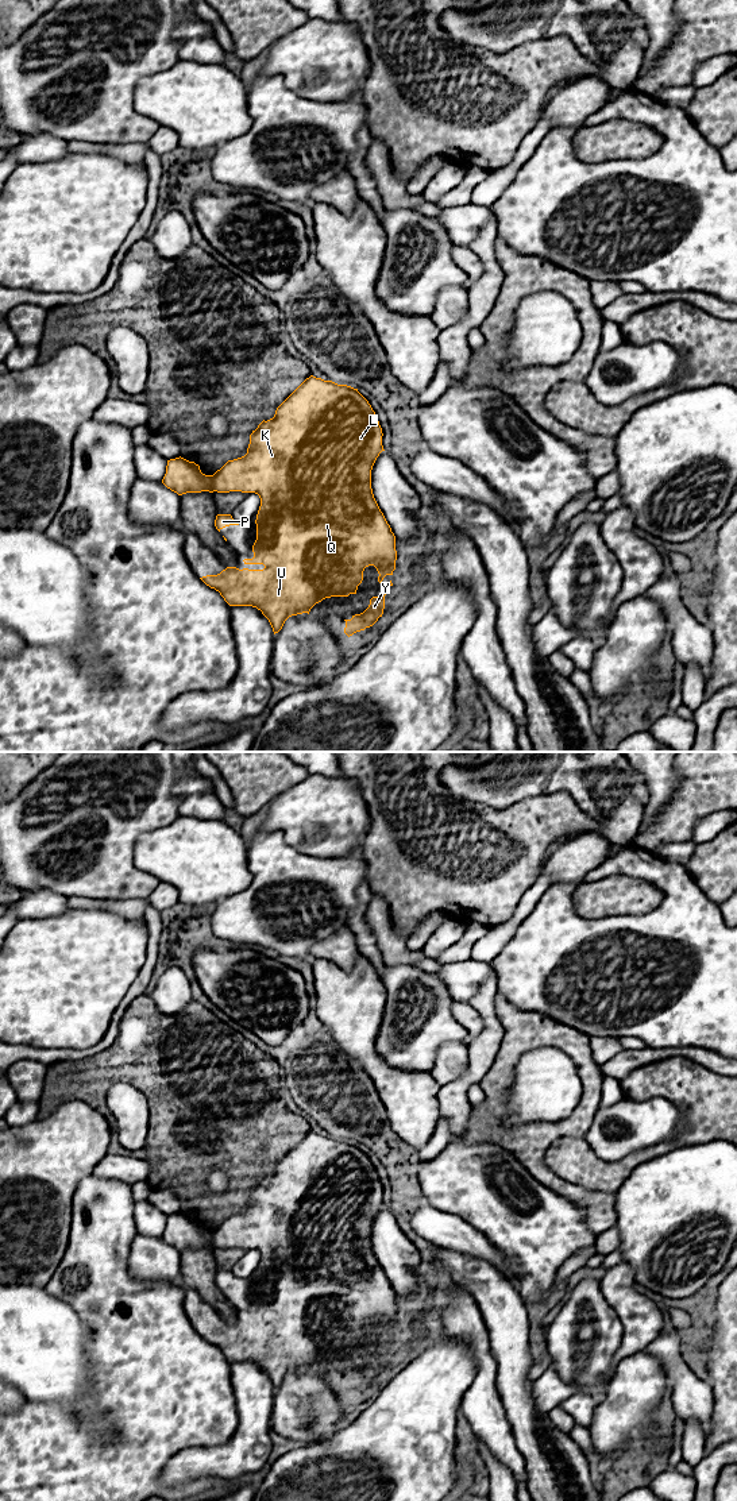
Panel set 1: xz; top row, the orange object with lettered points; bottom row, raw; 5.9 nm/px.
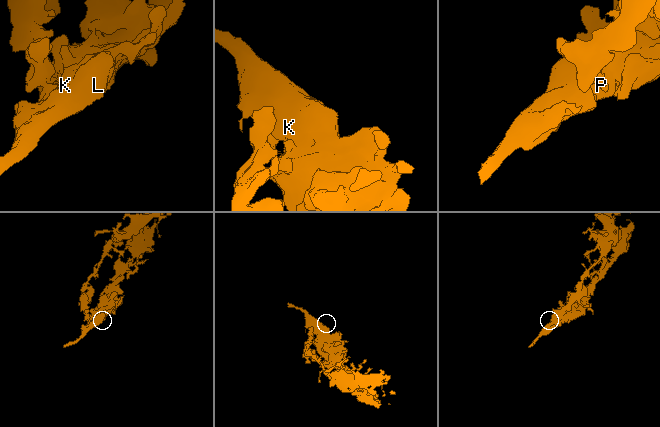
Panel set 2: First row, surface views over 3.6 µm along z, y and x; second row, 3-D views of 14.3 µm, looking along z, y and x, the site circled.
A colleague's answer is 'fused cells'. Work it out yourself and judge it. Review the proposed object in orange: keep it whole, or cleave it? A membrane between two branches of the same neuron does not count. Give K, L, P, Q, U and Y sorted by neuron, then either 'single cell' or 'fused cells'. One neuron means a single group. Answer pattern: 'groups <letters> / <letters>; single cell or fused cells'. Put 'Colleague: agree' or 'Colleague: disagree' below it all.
groups K L P Q U Y; single cell
Colleague: disagree

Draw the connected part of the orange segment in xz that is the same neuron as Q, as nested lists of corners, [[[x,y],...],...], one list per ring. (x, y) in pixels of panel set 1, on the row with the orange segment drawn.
[[[310,375],[275,410],[273,418],[262,421],[250,435],[247,454],[228,460],[213,475],[201,472],[200,466],[184,458],[167,460],[162,483],[177,493],[242,491],[255,493],[261,498],[256,514],[256,540],[254,557],[244,564],[263,564],[263,570],[239,570],[227,567],[217,575],[200,578],[207,586],[220,593],[229,606],[252,606],[269,620],[274,634],[285,621],[308,613],[325,598],[356,594],[363,580],[363,571],[374,566],[381,583],[395,570],[395,536],[381,512],[371,489],[371,470],[383,449],[382,428],[368,401],[347,385],[337,385]]]

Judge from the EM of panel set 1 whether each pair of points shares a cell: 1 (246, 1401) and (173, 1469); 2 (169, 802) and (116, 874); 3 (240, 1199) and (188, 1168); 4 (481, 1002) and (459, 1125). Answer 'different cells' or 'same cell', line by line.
1: same cell
2: same cell
3: same cell
4: same cell

